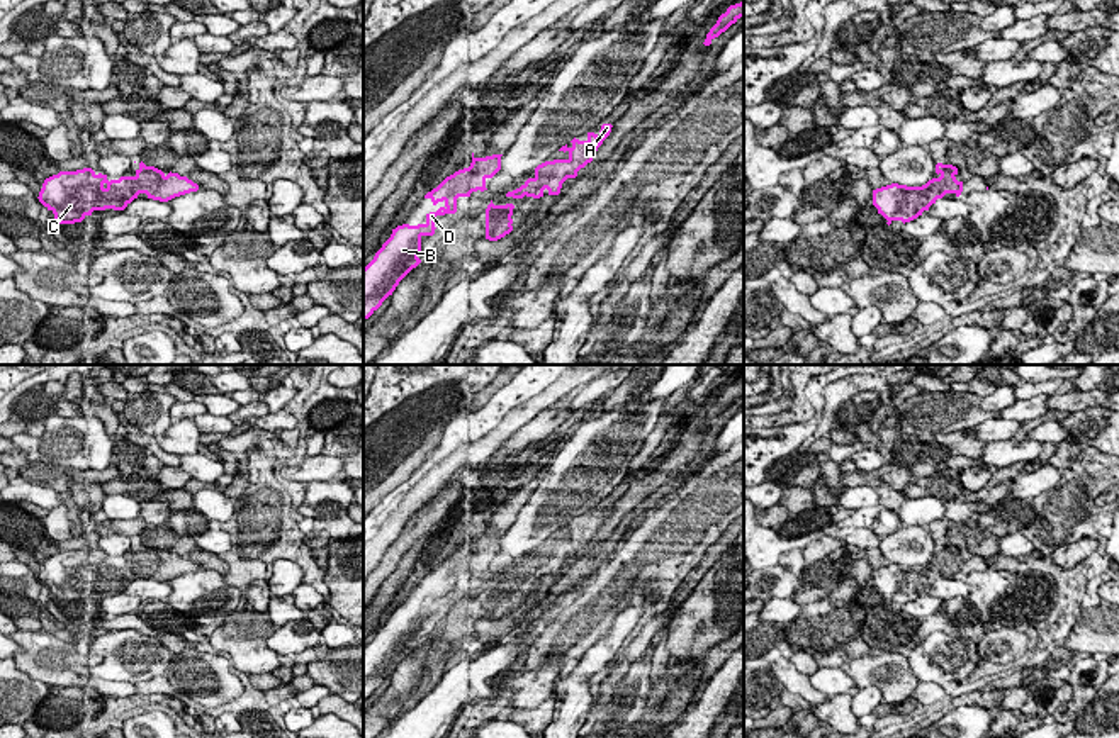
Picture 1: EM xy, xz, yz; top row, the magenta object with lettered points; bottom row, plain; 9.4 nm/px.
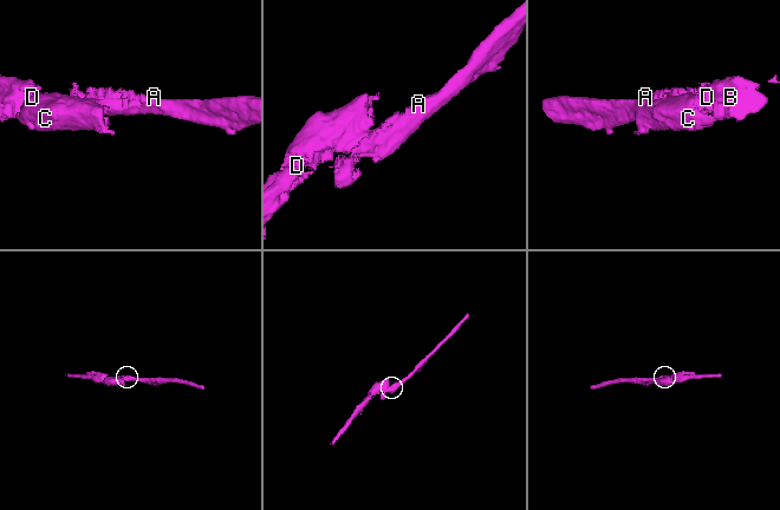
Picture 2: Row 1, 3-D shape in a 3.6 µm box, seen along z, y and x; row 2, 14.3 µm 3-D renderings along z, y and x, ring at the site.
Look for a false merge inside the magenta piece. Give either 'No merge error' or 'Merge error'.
Merge error

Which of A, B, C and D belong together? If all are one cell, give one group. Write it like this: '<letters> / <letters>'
A / B C D

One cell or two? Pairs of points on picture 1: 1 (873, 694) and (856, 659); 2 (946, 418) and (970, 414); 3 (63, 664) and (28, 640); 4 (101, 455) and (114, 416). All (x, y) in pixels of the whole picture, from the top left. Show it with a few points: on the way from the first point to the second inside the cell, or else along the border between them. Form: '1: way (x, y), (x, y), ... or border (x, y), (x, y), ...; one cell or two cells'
1: border (856, 689), (875, 686), (883, 696); two cells
2: way (951, 414), (965, 414); one cell
3: way (53, 664), (44, 664), (33, 650); one cell
4: border (92, 416), (102, 423), (114, 448); two cells

